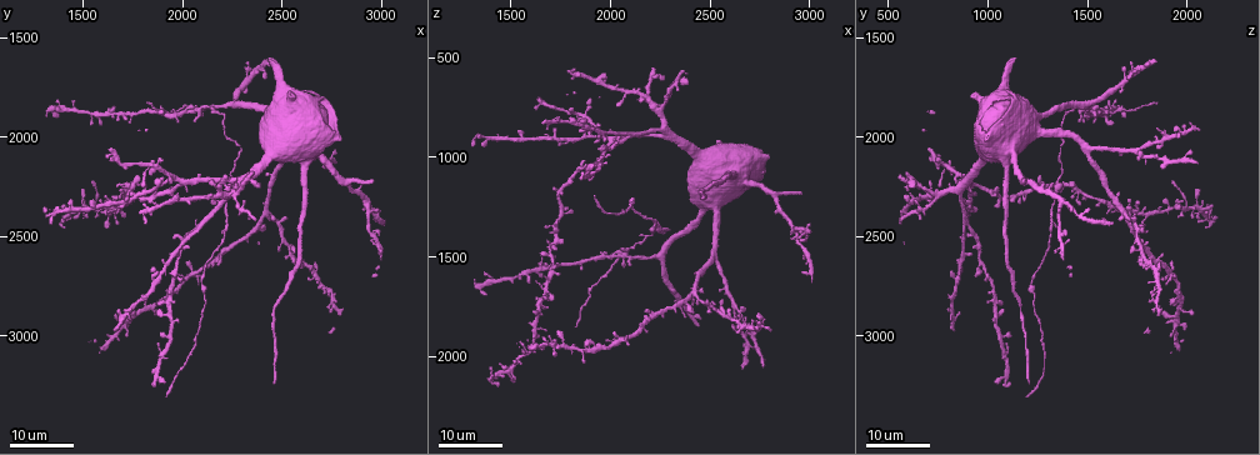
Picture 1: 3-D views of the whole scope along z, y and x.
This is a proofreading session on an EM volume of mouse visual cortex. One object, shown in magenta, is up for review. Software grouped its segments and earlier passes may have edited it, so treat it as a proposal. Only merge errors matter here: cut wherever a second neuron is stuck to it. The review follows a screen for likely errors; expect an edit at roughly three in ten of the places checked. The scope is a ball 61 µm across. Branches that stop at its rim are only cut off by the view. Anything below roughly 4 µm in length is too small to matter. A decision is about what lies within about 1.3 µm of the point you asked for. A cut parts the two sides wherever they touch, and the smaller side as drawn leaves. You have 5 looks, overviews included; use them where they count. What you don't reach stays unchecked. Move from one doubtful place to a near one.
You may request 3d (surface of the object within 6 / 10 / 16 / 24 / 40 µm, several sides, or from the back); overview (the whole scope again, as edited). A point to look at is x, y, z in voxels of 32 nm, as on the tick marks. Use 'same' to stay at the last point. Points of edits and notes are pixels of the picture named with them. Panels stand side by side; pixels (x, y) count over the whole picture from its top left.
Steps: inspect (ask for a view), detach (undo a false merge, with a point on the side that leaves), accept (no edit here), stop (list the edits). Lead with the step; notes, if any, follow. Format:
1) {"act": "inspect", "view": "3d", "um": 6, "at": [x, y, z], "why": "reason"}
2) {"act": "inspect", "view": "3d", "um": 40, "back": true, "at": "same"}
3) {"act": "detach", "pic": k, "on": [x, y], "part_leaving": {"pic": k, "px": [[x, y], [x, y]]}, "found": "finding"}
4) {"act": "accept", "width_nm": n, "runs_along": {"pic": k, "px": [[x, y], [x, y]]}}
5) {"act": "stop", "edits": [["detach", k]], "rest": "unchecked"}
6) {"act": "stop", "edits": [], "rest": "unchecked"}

{"act": "inspect", "view": "3d", "um": 24, "at": [1870, 2130, 780], "why": "four arms meet"}

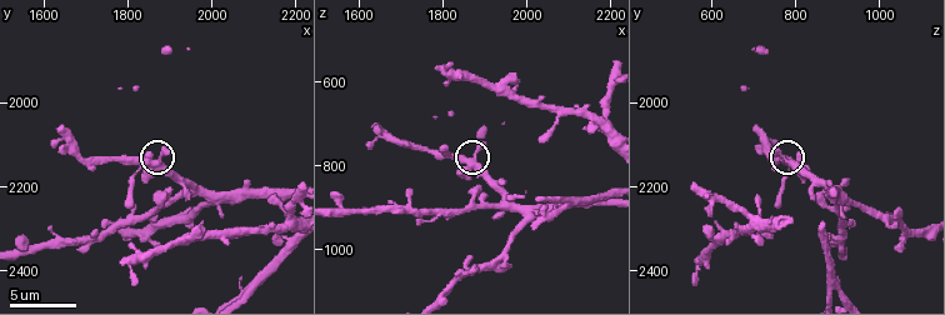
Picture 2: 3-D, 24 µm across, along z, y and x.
{"act": "inspect", "view": "3d", "um": 6, "at": [1860, 2145, 780], "why": "closer look"}

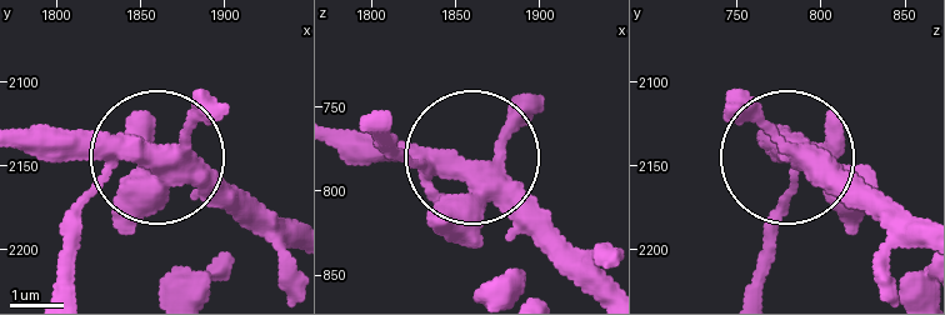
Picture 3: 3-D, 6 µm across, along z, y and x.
{"act": "accept", "side_arm_um": 12, "runs_along": {"pic": 3, "px": [[911, 243], [768, 140]]}, "found": "continuous, no second neuron"}

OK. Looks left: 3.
{"act": "inspect", "view": "3d", "um": 16, "at": [2050, 2500, 890], "why": "three-way junction"}

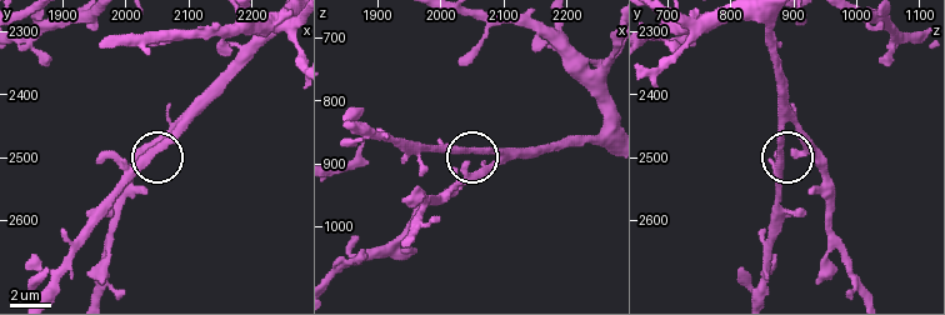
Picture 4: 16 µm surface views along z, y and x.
{"act": "inspect", "view": "3d", "um": 10, "at": [2035, 2500, 900]}

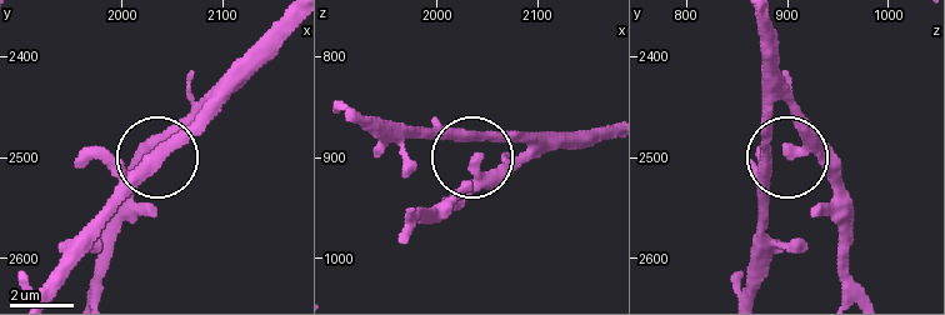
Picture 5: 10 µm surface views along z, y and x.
{"act": "accept", "runs_along": {"pic": 5, "px": [[606, 126], [509, 135], [478, 154], [461, 140], [415, 129]]}, "found": "all the same neuron"}

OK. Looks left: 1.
{"act": "stop", "edits": [], "rest": "unchecked"}

